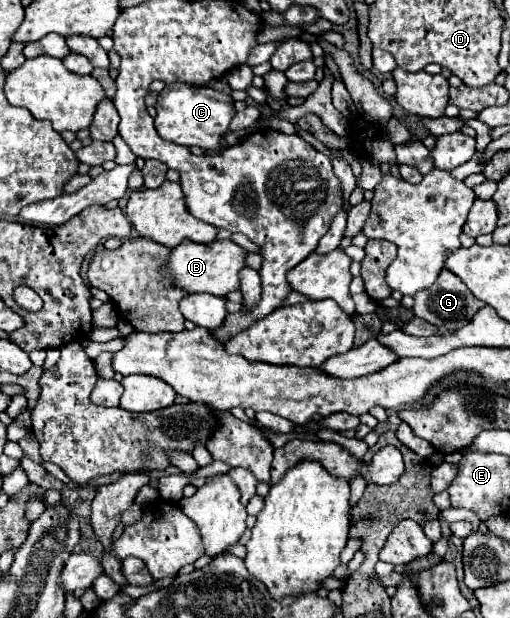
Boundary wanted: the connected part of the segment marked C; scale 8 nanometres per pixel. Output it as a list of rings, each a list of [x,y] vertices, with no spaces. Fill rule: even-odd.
[[[168,84],[156,104],[154,126],[164,140],[182,146],[200,146],[204,150],[214,150],[220,146],[222,136],[228,132],[230,122],[236,114],[234,100],[228,94],[222,94],[206,86],[188,86],[188,84]]]

